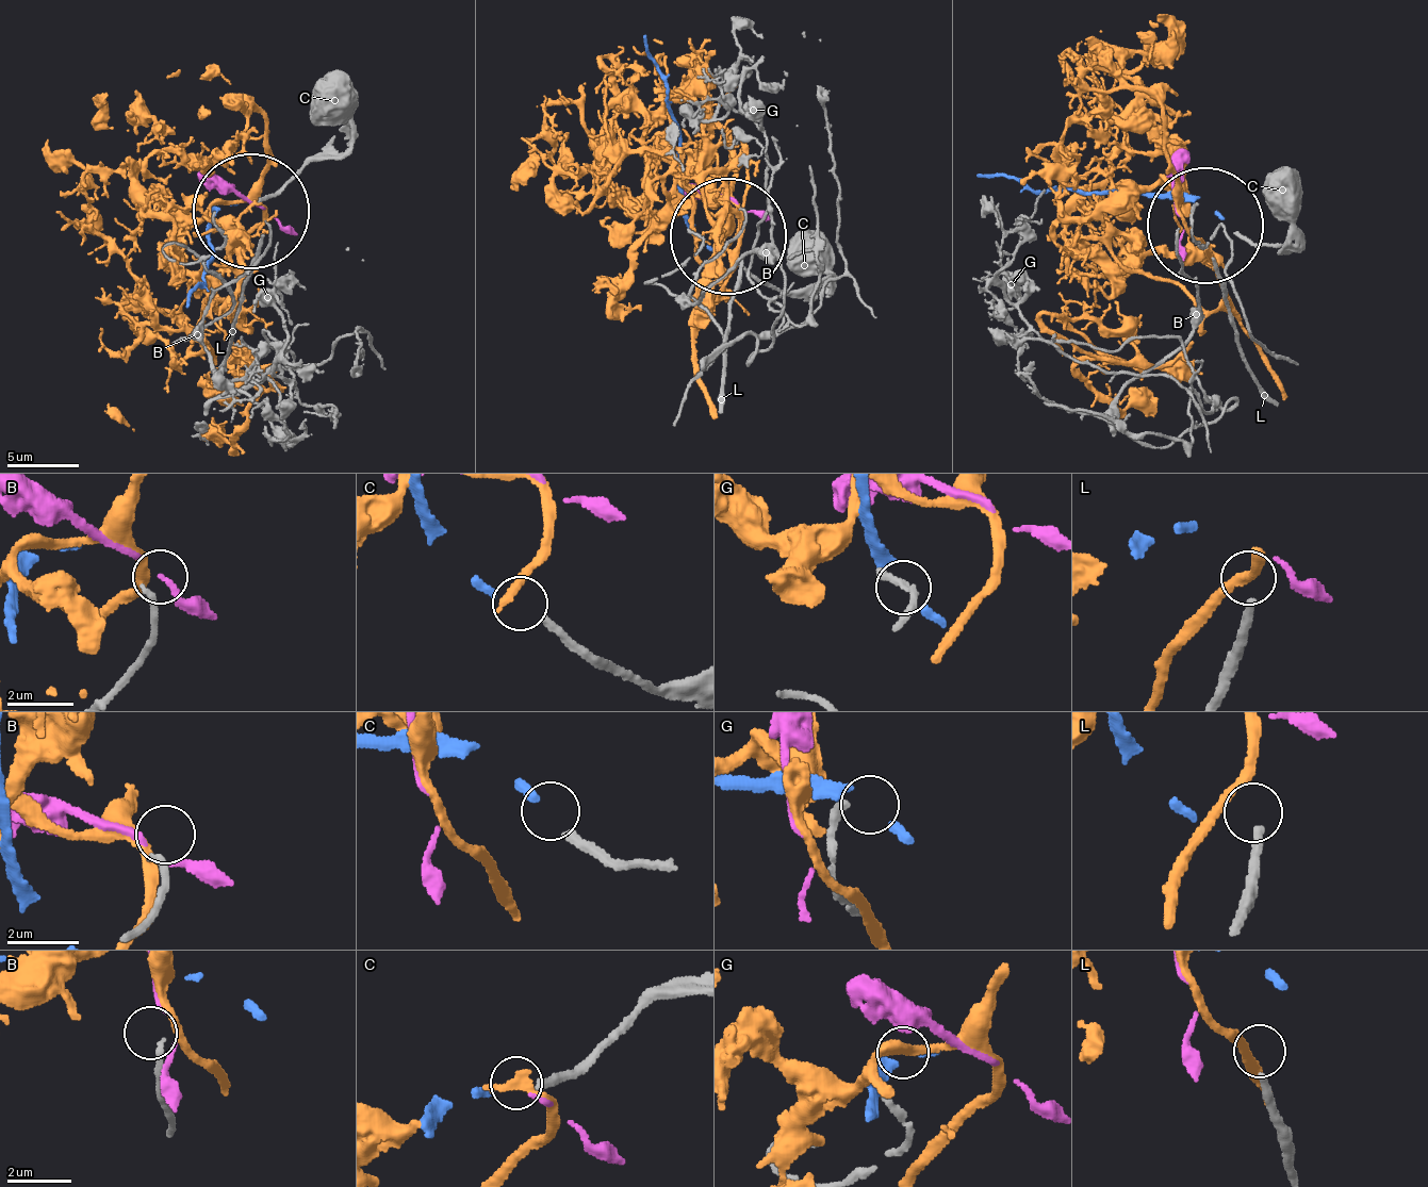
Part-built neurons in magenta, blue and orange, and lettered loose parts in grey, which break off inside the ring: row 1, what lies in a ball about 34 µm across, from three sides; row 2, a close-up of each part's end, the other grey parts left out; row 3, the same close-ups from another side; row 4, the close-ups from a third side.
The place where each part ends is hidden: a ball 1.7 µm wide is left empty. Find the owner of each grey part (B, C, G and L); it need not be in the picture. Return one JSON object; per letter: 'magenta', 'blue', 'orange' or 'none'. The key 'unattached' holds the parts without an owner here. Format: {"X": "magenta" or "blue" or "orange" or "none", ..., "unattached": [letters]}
{"B": "none", "C": "blue", "G": "none", "L": "none", "unattached": ["B", "G", "L"]}

